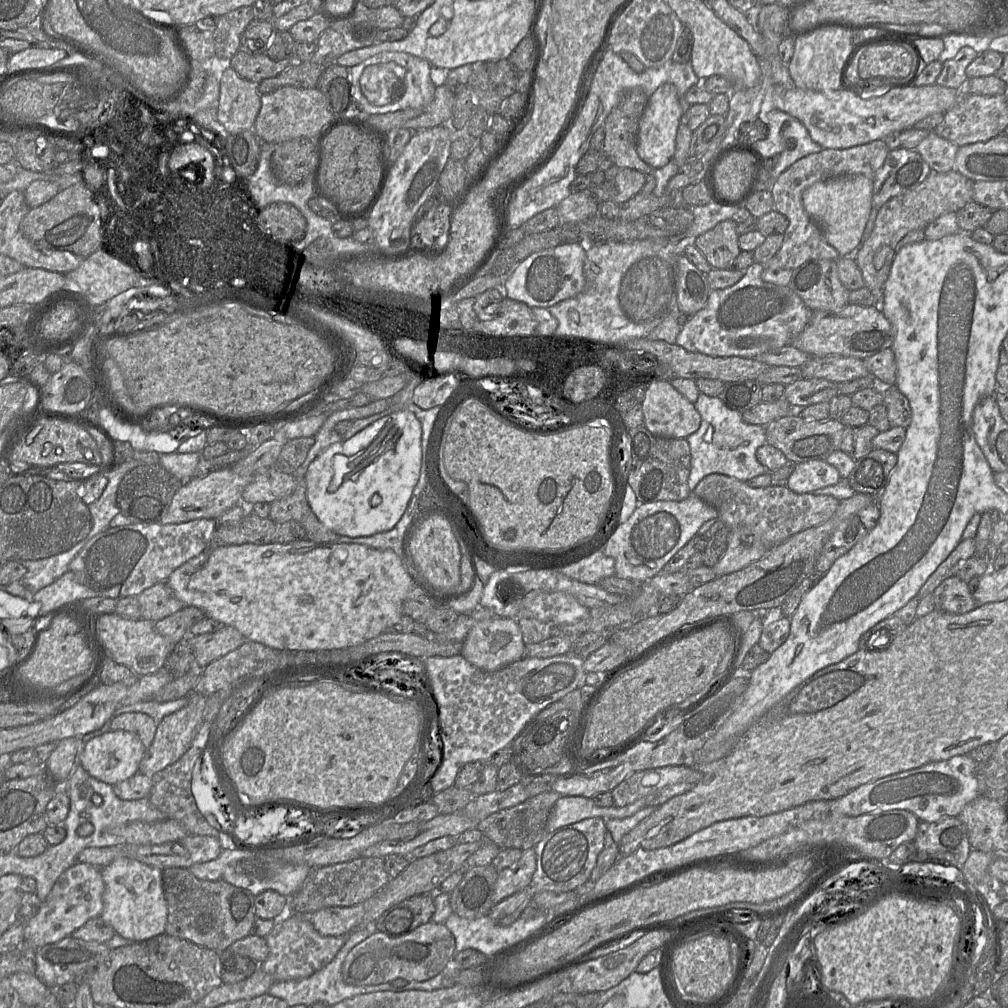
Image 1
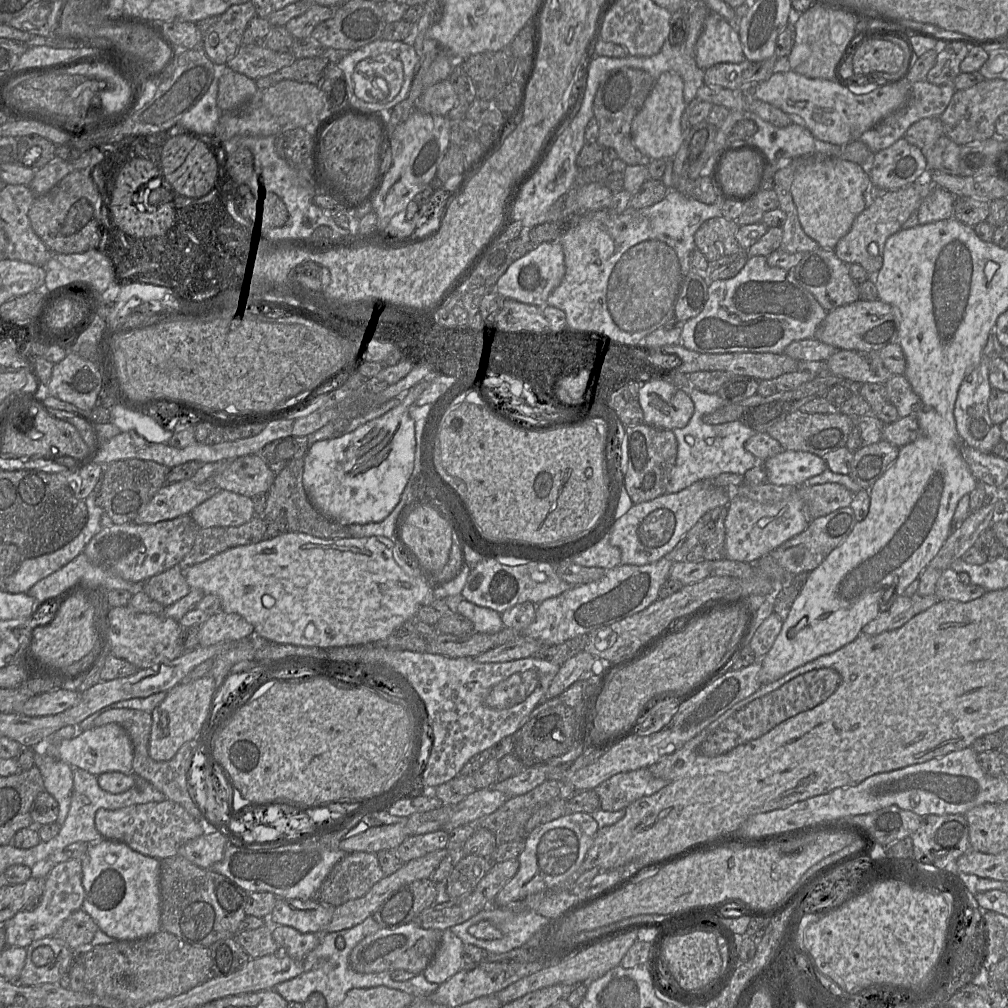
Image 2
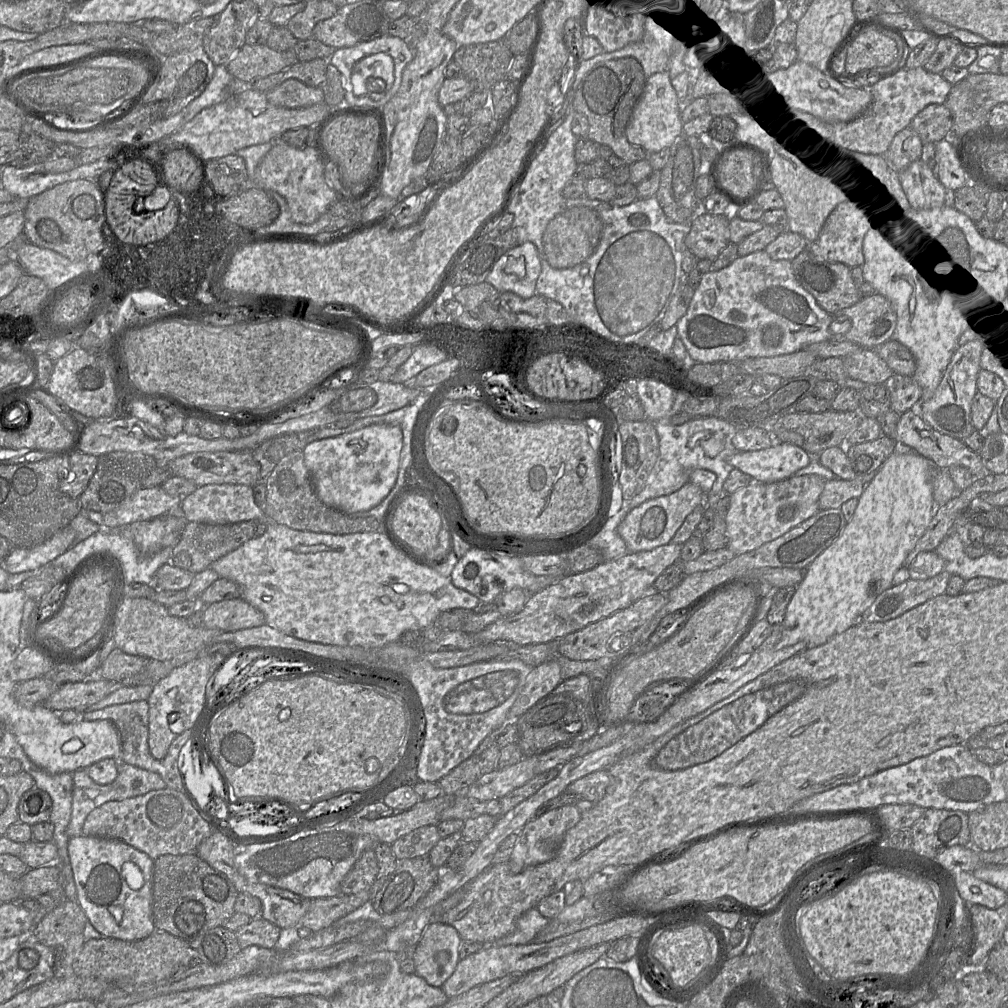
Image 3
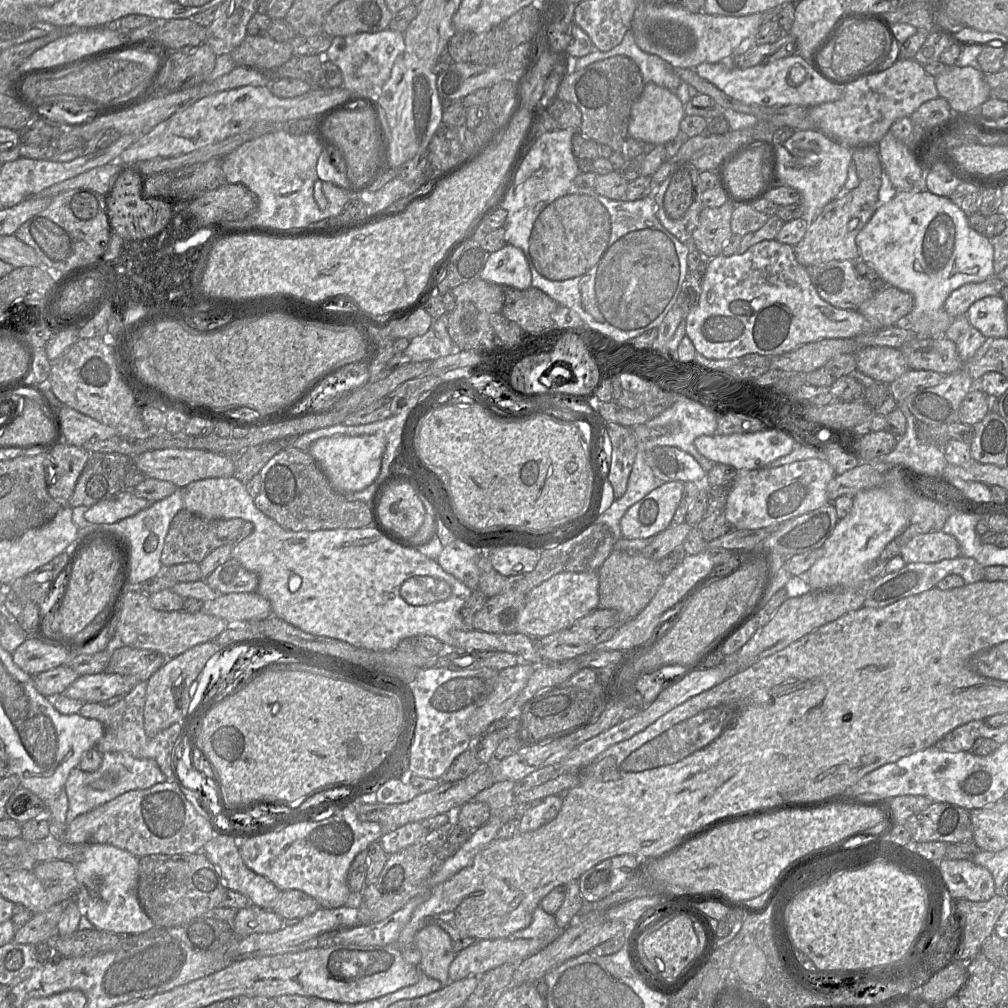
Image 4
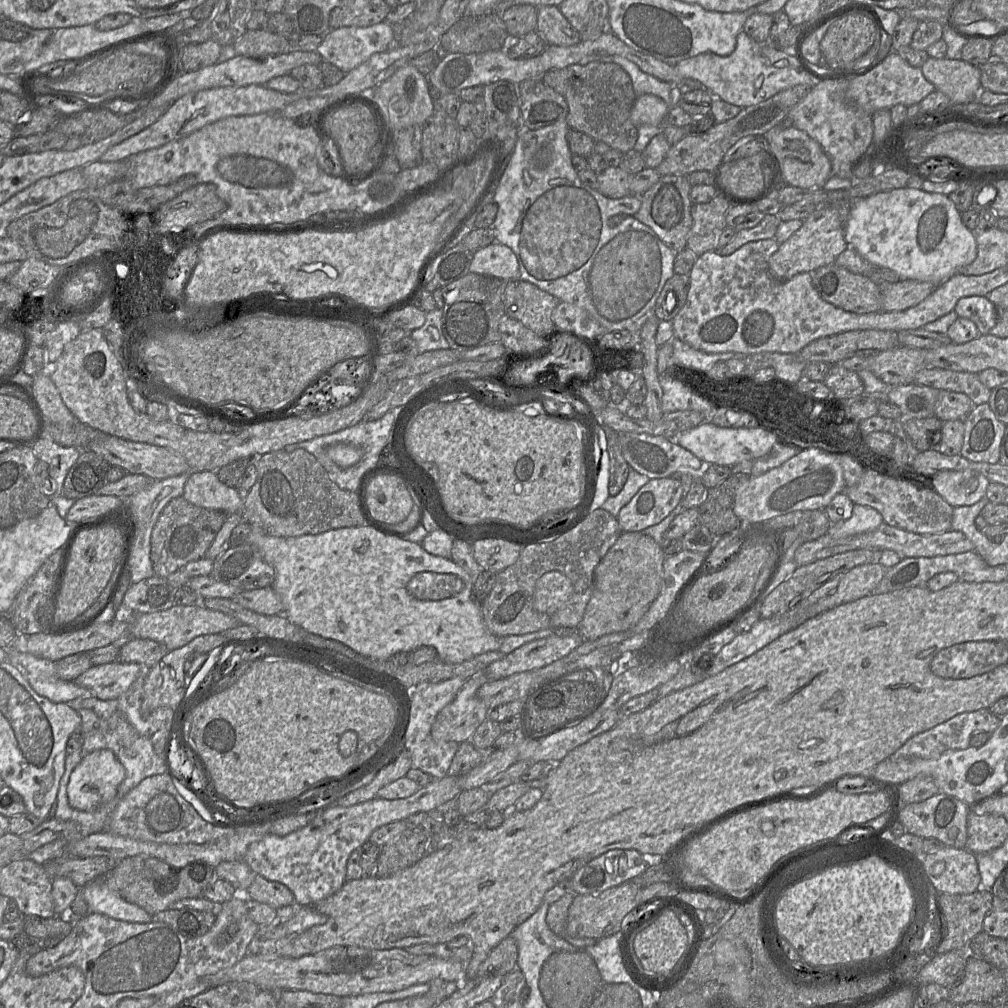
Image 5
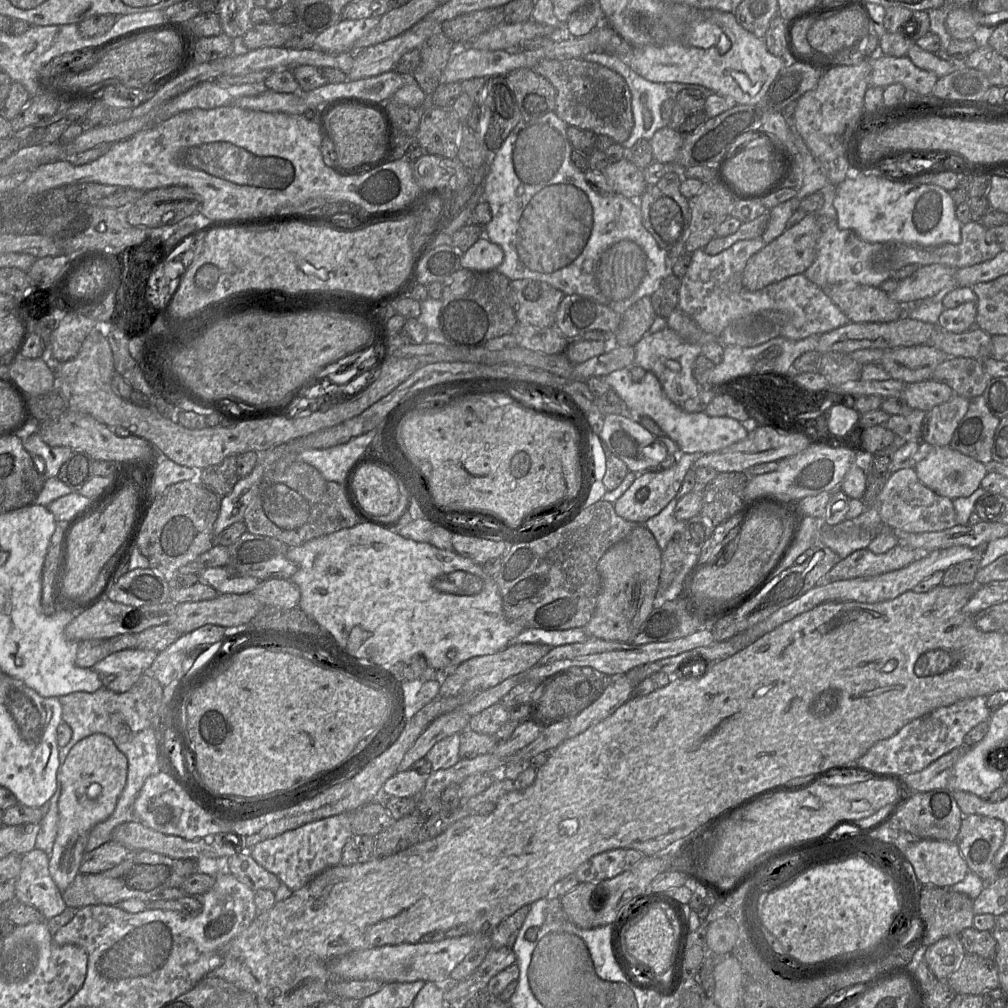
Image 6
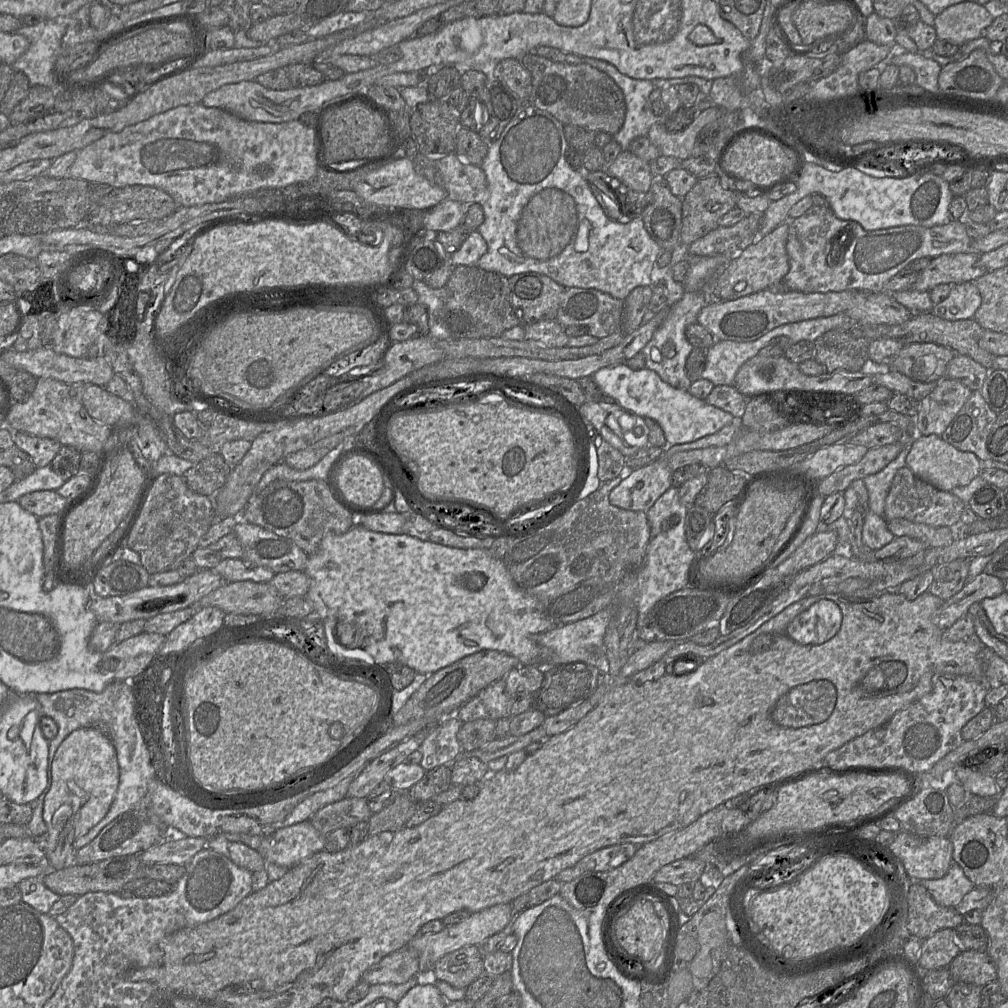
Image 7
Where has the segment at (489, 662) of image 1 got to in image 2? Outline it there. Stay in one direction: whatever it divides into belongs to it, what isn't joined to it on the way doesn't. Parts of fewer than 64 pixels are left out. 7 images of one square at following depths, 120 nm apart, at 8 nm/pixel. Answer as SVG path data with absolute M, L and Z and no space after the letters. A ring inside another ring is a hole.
M462 594L447 596L443 600L452 612L467 617L473 623L475 632L496 633L504 627L499 612L476 605L466 600Z

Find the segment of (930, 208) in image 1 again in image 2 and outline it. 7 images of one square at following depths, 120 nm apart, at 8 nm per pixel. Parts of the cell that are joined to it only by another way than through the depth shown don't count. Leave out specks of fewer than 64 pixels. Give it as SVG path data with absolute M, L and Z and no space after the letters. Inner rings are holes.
M927 171L914 183L896 191L887 191L873 200L854 220L849 232L842 237L833 249L835 255L846 264L859 264L869 277L874 277L883 265L883 251L886 240L902 229L902 225L917 211L922 200L938 187Z

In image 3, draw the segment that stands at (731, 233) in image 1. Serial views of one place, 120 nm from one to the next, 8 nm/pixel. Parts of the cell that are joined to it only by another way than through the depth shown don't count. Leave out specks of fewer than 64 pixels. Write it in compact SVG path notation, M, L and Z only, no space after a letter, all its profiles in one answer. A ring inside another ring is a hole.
M703 213L692 220L686 249L700 259L716 258L730 243L730 215Z

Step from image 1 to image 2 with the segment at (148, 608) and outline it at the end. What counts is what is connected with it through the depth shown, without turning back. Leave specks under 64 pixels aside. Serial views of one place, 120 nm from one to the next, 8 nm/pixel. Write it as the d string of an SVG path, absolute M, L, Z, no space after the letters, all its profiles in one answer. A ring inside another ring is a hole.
M178 567L169 568L143 583L143 591L164 607L186 596L190 589L183 572Z

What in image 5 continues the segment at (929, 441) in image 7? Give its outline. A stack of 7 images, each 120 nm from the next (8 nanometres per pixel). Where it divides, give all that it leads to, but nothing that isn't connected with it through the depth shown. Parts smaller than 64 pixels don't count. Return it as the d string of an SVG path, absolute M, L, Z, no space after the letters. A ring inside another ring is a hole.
M943 470L931 477L930 487L953 508L970 506L986 495L990 481L972 470Z

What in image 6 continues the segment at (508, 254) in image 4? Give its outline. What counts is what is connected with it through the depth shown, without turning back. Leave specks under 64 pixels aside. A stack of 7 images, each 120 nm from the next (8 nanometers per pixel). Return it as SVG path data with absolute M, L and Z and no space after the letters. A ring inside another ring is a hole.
M483 236L463 253L461 267L476 271L494 270L503 257L502 248Z

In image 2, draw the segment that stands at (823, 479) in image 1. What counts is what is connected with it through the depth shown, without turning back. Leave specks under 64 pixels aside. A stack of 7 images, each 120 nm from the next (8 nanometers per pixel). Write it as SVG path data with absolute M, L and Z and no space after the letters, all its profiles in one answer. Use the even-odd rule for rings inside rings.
M783 450L760 462L766 471L768 482L780 486L799 487L807 479L827 469L823 458L803 451Z

